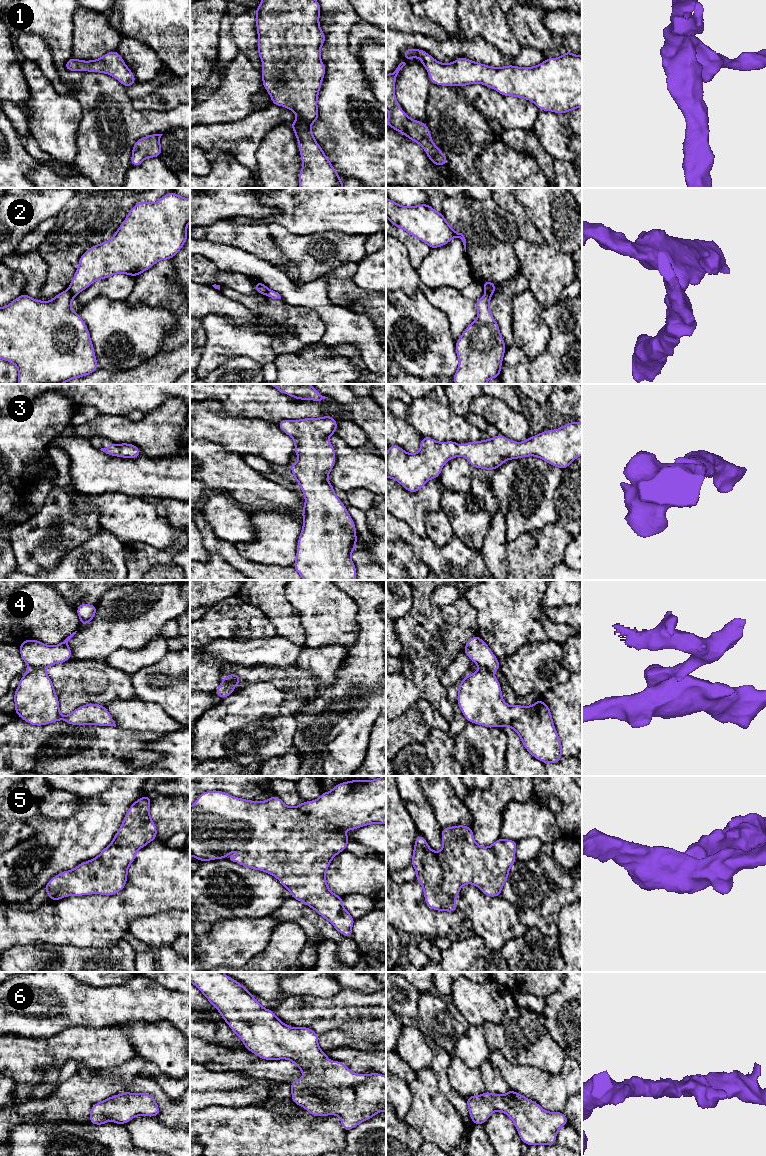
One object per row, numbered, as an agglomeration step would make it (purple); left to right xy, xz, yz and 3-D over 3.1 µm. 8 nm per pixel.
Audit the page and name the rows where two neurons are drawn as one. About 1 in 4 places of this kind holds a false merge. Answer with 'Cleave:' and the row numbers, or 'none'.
Cleave: 2, 4

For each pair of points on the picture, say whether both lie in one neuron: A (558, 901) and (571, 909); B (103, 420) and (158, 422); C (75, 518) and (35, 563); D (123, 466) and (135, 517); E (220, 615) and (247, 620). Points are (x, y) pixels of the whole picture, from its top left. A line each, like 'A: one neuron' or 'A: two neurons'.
A: two neurons
B: one neuron
C: one neuron
D: two neurons
E: one neuron

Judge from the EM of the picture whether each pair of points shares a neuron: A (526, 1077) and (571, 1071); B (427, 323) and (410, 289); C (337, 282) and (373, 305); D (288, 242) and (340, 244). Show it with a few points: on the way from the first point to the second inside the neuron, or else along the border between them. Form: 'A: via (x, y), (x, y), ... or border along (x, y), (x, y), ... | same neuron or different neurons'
A: via (537, 1080), (560, 1080) | same neuron
B: border along (418, 287), (410, 295), (400, 290), (396, 291) | different neurons
C: via (346, 291), (353, 298), (358, 298), (364, 302) | same neuron
D: via (301, 245), (327, 245) | same neuron

